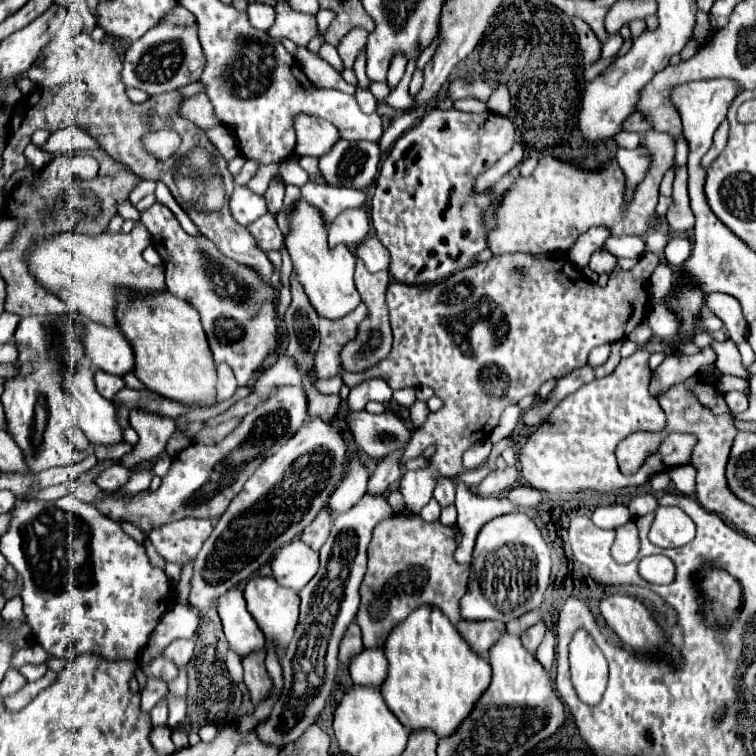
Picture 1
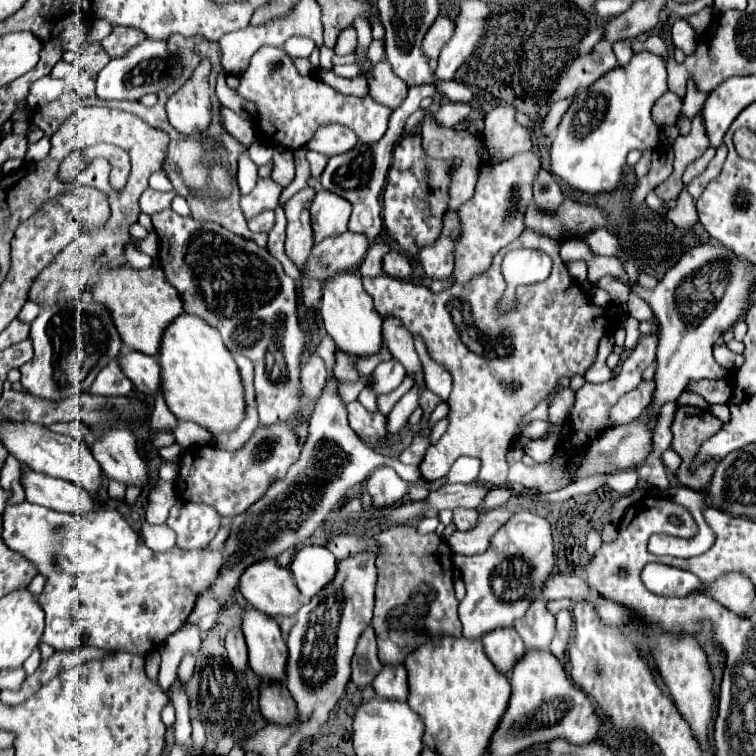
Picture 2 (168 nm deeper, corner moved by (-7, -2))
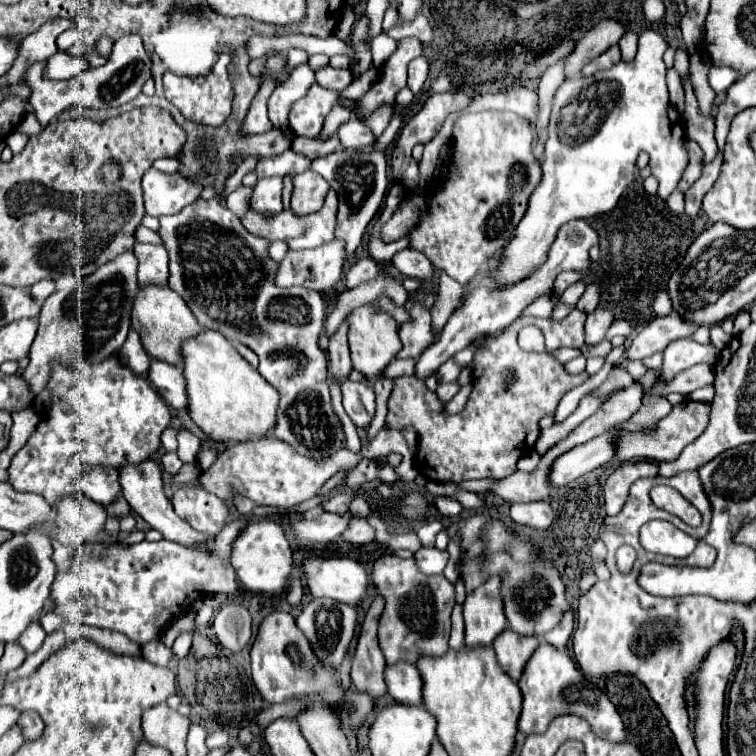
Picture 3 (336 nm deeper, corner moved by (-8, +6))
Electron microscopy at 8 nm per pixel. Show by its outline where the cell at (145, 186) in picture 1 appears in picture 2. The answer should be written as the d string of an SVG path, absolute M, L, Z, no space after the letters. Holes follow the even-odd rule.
M155 172L151 176L151 180L149 180L149 186L155 188L155 190L161 190L161 192L169 192L173 188L171 182L169 182L169 178L163 172Z

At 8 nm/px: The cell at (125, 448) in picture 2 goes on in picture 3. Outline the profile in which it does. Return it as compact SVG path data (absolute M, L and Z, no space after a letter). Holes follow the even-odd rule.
M152 460L142 462L138 466L122 468L120 470L120 482L122 482L122 494L124 494L126 502L130 504L132 512L140 514L146 520L146 524L150 528L158 530L166 540L178 542L182 546L206 546L206 542L214 540L208 534L198 534L198 530L194 530L186 520L178 518L178 514L174 512L170 500L164 494L164 488L162 488L162 470Z

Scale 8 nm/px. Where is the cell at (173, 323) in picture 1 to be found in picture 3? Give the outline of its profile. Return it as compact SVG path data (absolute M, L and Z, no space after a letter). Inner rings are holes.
M204 330L200 336L184 342L182 356L190 418L210 440L252 442L274 430L278 392L274 392L274 386L270 386L222 334Z

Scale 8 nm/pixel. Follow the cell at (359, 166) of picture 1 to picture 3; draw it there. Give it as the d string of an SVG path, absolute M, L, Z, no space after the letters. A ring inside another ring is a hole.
M338 150L328 156L312 160L310 170L318 172L328 180L328 184L338 192L338 226L334 236L346 242L346 256L354 254L360 246L366 226L376 216L386 188L386 156L382 152L356 152L356 150Z

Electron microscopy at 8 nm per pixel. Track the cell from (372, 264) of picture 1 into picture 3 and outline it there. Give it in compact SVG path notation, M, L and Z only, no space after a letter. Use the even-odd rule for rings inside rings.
M412 248L400 250L392 258L392 262L394 262L394 266L398 268L400 274L404 274L408 278L414 278L414 280L420 280L420 282L432 280L432 276L434 276L432 262L418 250L412 250Z

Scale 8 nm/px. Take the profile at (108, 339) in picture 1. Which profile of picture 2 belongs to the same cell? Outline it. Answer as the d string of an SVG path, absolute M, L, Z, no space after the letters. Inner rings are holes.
M121 350L117 360L119 360L119 368L123 370L123 374L129 376L129 380L139 392L149 394L149 396L159 392L157 386L161 384L161 366L155 356L141 354L137 350L135 352Z

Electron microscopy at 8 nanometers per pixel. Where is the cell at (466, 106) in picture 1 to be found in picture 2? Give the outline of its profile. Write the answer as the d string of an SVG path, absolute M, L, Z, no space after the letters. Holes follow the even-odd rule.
M445 102L437 112L435 118L443 124L443 126L455 126L459 120L467 118L471 112L471 104L459 104L459 102Z

